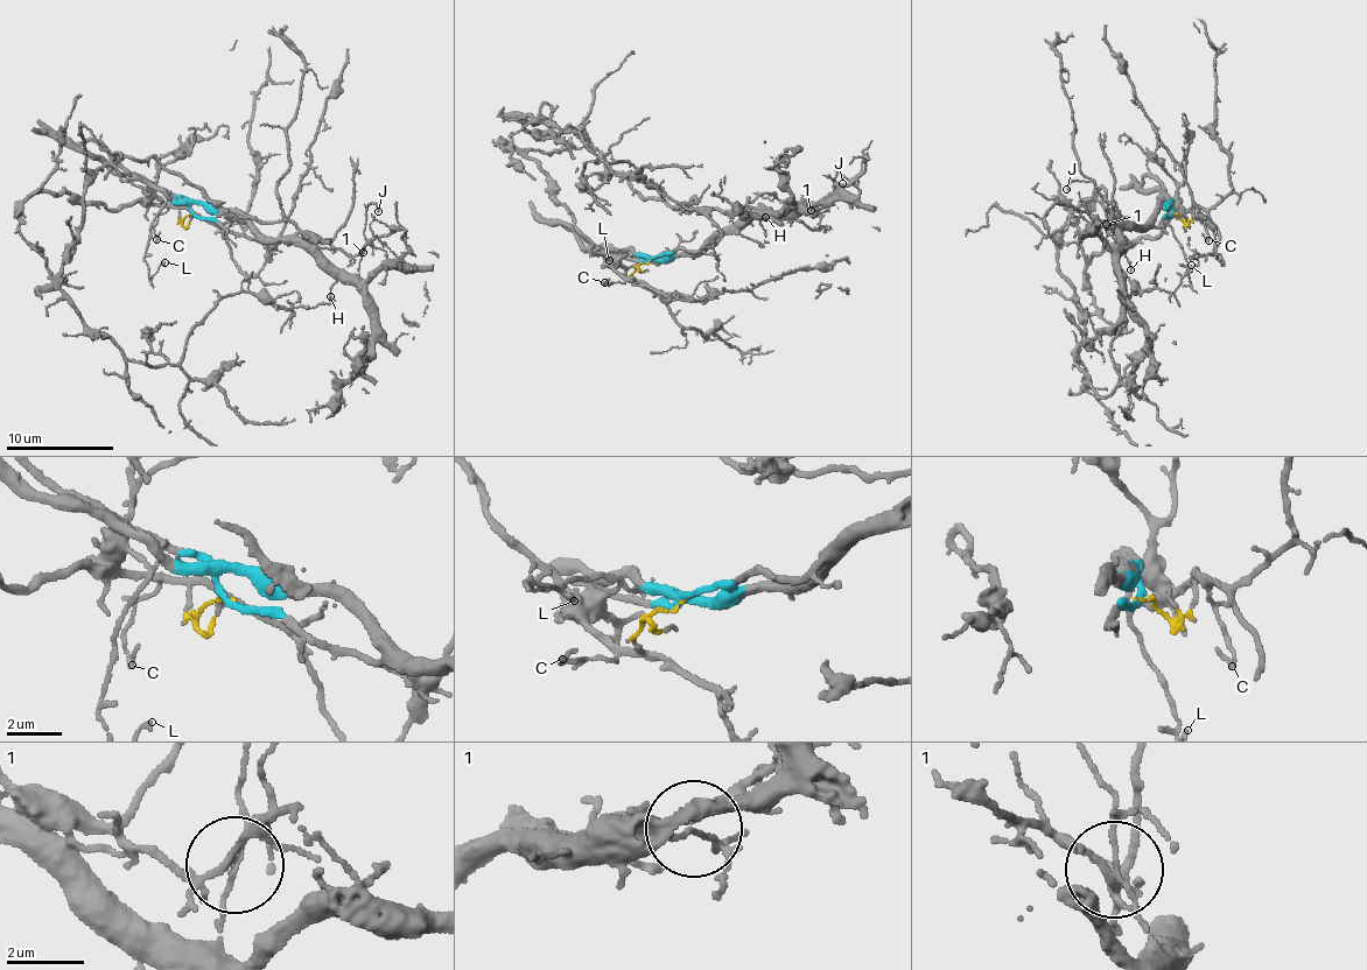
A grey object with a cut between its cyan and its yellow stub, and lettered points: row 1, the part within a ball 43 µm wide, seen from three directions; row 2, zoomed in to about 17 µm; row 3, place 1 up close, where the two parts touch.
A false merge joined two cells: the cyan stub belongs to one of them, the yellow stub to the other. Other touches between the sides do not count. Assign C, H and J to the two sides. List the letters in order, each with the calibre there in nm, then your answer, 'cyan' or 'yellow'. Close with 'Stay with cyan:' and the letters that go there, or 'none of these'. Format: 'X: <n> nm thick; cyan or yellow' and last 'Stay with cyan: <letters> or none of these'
C: 180 nm thick; yellow
H: 150 nm thick; cyan
J: 100 nm thick; cyan
Stay with cyan: H, J

